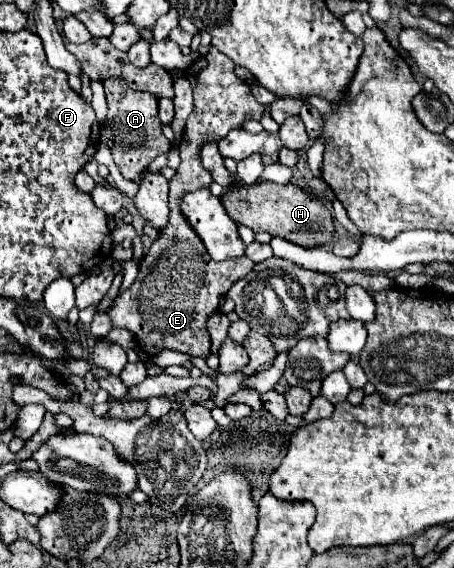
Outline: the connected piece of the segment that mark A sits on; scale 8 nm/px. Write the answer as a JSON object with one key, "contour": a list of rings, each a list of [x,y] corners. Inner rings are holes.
{"contour":[[[108,78],[102,82],[106,90],[108,116],[100,140],[110,146],[114,162],[124,178],[136,180],[138,174],[158,156],[170,150],[170,142],[162,134],[162,124],[158,118],[158,98],[150,92],[136,92],[126,86],[120,78]]]}

